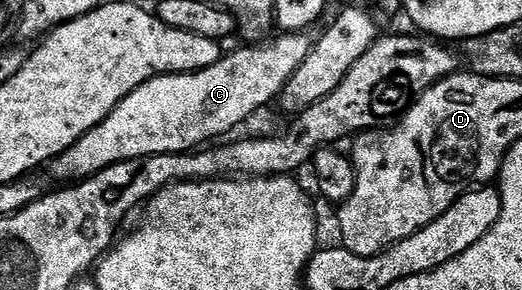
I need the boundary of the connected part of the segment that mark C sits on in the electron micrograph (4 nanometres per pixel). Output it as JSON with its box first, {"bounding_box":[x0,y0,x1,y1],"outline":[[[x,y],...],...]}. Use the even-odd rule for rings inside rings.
{"bounding_box":[48,34,312,182],"outline":[[[282,34],[282,35],[279,35],[279,37],[280,37],[279,40],[274,41],[272,44],[268,45],[267,48],[258,48],[258,47],[262,47],[262,46],[250,46],[250,47],[254,47],[254,48],[238,48],[235,50],[234,53],[231,54],[231,56],[230,56],[230,53],[223,55],[222,59],[216,61],[216,63],[214,63],[214,65],[212,65],[211,68],[201,68],[200,71],[198,71],[198,72],[172,72],[172,73],[169,73],[164,76],[152,77],[152,79],[150,79],[148,82],[144,82],[136,90],[132,90],[130,93],[128,93],[126,95],[126,97],[124,97],[124,99],[122,101],[120,101],[120,103],[118,103],[118,105],[116,105],[114,107],[114,109],[111,110],[111,112],[109,112],[108,115],[105,116],[101,122],[98,123],[97,126],[95,126],[95,128],[93,128],[92,130],[88,130],[88,134],[84,134],[82,137],[80,137],[80,139],[78,139],[78,141],[76,141],[74,143],[74,145],[72,145],[72,147],[70,147],[68,150],[64,150],[61,154],[59,154],[58,157],[56,157],[56,159],[50,161],[50,163],[48,165],[48,171],[50,171],[51,174],[55,176],[56,179],[62,180],[62,181],[58,181],[58,182],[81,182],[91,176],[95,176],[95,174],[97,174],[98,172],[102,172],[108,166],[116,166],[120,162],[128,162],[132,158],[144,158],[145,156],[151,156],[152,154],[172,154],[173,152],[192,152],[192,151],[195,151],[195,149],[197,149],[199,146],[205,145],[207,142],[217,141],[219,138],[222,138],[222,137],[217,138],[217,136],[222,136],[225,134],[225,132],[230,132],[233,130],[233,128],[240,127],[241,124],[244,123],[245,120],[248,119],[249,116],[253,114],[253,112],[260,111],[261,108],[265,106],[265,104],[272,103],[272,105],[273,105],[275,103],[275,101],[277,101],[279,99],[279,96],[281,95],[282,91],[285,89],[286,84],[289,82],[289,80],[292,78],[292,76],[294,74],[296,74],[296,72],[300,68],[301,64],[305,62],[305,59],[308,58],[310,51],[311,51],[311,47],[312,47],[312,40],[309,40],[309,38],[308,38],[309,35],[306,35],[306,34]]]}

